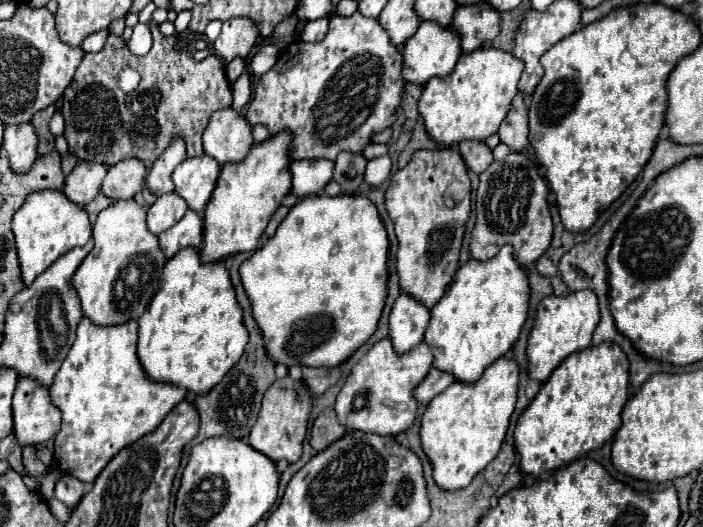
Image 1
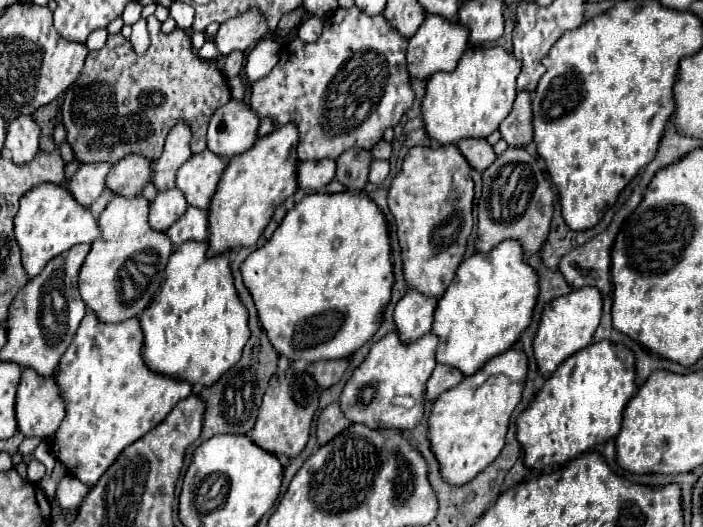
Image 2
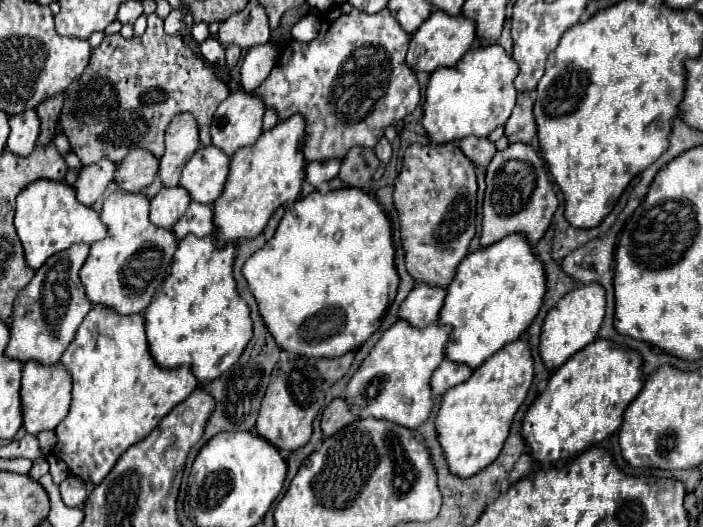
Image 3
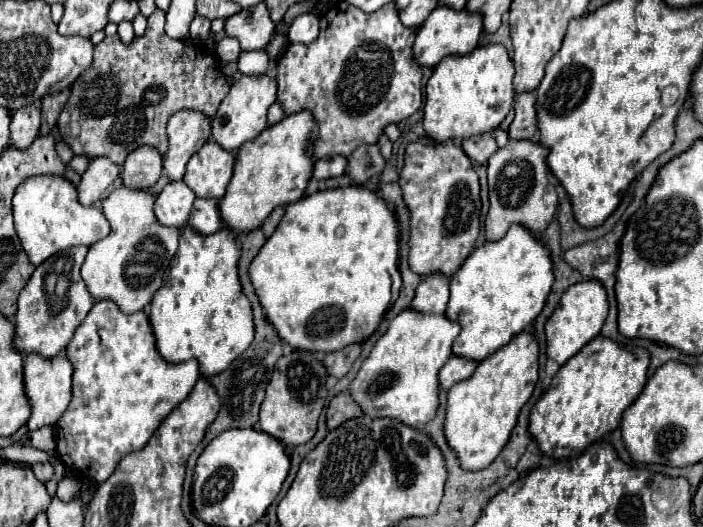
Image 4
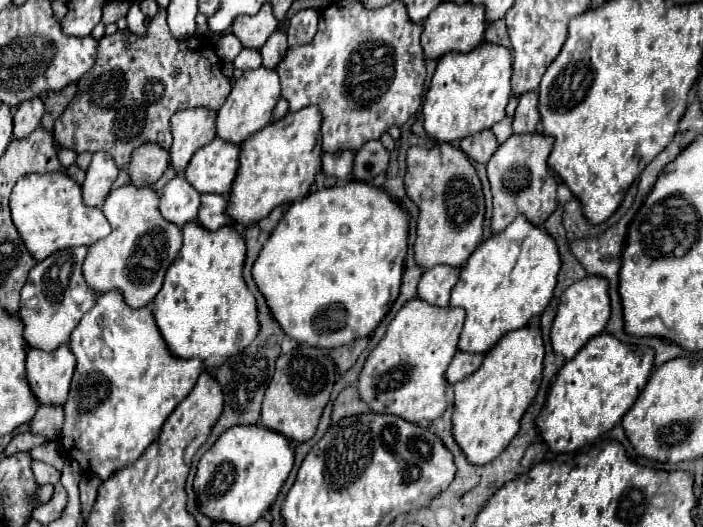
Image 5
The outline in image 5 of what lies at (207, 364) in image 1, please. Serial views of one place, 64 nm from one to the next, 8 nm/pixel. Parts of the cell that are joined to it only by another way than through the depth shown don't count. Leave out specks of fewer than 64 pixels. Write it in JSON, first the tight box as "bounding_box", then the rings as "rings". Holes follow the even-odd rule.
{"bounding_box":[154,220,260,368],"rings":[[[196,220],[184,224],[184,244],[166,272],[164,286],[154,298],[156,324],[166,340],[168,350],[178,358],[202,358],[208,368],[218,368],[230,356],[244,350],[260,332],[260,320],[256,312],[256,298],[248,290],[242,276],[246,260],[246,240],[234,226],[222,226],[218,230],[206,230]]]}

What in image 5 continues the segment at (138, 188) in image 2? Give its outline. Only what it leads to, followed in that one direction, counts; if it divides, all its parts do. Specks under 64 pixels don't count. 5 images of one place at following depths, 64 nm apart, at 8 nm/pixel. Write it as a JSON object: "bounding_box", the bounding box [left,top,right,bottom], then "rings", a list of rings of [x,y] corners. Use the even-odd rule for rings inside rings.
{"bounding_box":[128,144,170,186],"rings":[[[142,144],[132,154],[128,170],[136,186],[150,186],[160,180],[168,166],[170,164],[166,148],[160,148],[160,144]]]}

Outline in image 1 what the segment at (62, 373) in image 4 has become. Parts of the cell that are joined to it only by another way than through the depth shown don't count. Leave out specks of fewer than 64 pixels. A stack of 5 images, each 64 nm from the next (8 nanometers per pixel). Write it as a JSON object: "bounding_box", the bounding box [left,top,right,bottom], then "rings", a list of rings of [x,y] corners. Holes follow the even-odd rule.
{"bounding_box":[14,378,62,446],"rings":[[[20,378],[14,402],[14,434],[22,446],[36,446],[56,436],[62,424],[62,412],[52,406],[50,388],[40,388],[32,380]]]}

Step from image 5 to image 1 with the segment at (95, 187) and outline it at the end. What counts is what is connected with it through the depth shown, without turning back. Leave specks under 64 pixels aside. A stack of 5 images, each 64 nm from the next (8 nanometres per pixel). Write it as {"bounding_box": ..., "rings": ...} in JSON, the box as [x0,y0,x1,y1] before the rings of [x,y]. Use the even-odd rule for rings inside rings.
{"bounding_box":[62,162,108,206],"rings":[[[80,162],[72,174],[66,178],[62,192],[76,204],[86,206],[92,202],[102,188],[102,180],[106,176],[108,166],[96,162]]]}

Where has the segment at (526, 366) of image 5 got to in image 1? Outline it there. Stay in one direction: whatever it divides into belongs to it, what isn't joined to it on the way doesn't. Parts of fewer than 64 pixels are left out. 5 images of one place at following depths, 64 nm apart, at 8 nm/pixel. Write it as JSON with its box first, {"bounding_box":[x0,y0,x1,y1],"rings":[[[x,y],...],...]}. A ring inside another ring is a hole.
{"bounding_box":[422,356,520,490],"rings":[[[512,356],[498,358],[472,384],[450,384],[438,394],[422,416],[422,446],[434,466],[434,480],[444,490],[466,488],[500,452],[510,414],[518,400],[520,366]]]}

